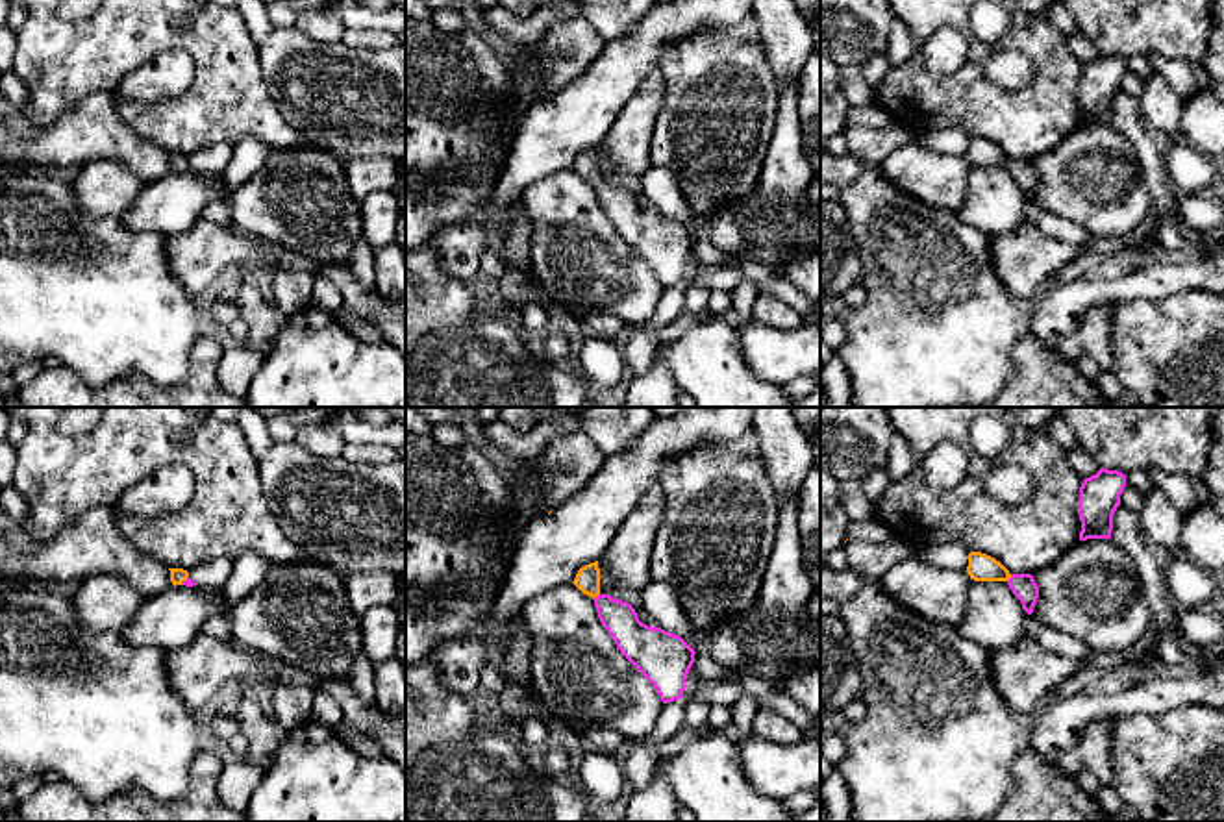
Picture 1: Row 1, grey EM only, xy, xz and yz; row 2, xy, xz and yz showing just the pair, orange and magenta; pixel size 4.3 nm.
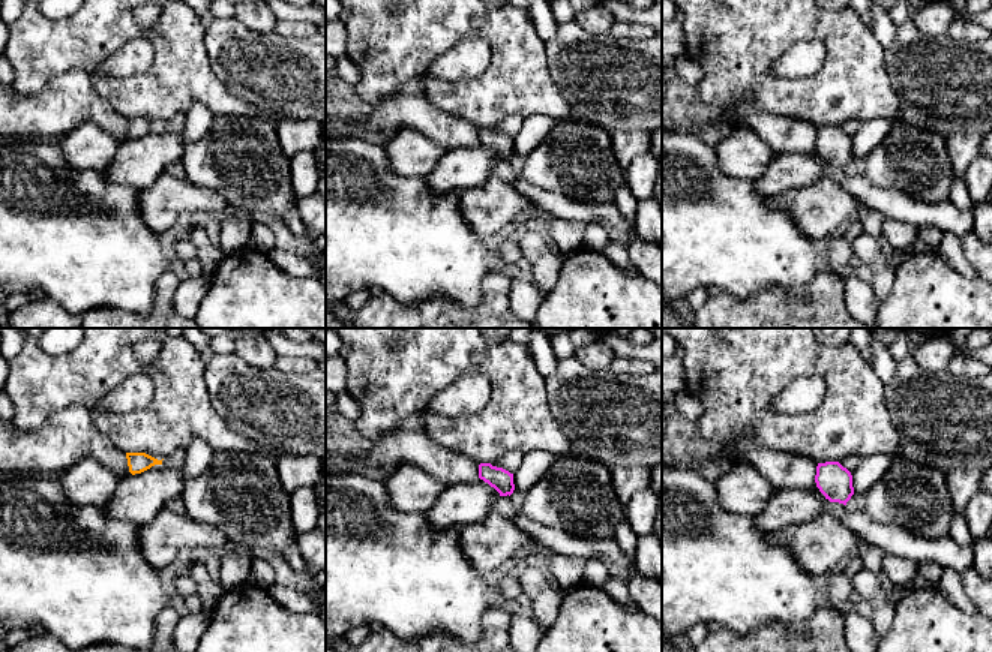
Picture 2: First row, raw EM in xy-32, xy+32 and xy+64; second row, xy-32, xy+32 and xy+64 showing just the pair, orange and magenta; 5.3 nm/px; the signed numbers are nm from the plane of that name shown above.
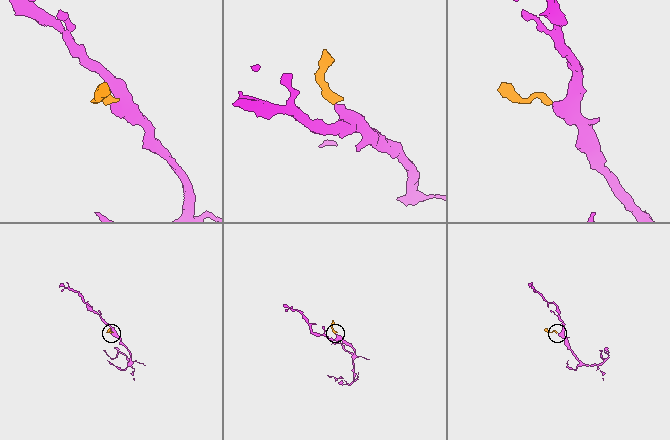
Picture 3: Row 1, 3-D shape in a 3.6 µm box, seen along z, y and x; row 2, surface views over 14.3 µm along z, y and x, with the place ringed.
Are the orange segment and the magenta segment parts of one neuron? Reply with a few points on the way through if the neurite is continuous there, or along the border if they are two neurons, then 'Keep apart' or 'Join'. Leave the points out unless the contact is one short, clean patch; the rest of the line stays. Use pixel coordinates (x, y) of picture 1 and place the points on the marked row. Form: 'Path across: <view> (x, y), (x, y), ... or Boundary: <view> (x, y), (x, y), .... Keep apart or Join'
Path across: yz (982, 567), (1008, 578), (1023, 585). Join

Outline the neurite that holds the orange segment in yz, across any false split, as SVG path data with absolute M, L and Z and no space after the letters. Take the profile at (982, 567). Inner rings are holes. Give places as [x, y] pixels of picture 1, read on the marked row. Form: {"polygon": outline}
{"polygon": "M970 552L967 572L974 581L1005 581L1013 594L1020 600L1022 609L1031 615L1039 598L1039 587L1031 574L1011 574L994 557Z"}

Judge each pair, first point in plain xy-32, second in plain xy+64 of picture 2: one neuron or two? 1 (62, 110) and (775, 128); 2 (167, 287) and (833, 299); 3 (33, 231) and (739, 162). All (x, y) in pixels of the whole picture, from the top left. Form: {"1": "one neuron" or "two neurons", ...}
{"1": "one neuron", "2": "one neuron", "3": "two neurons"}

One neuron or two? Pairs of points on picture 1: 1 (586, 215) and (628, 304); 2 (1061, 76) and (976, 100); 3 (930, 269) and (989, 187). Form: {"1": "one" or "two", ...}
{"1": "one", "2": "one", "3": "two"}

